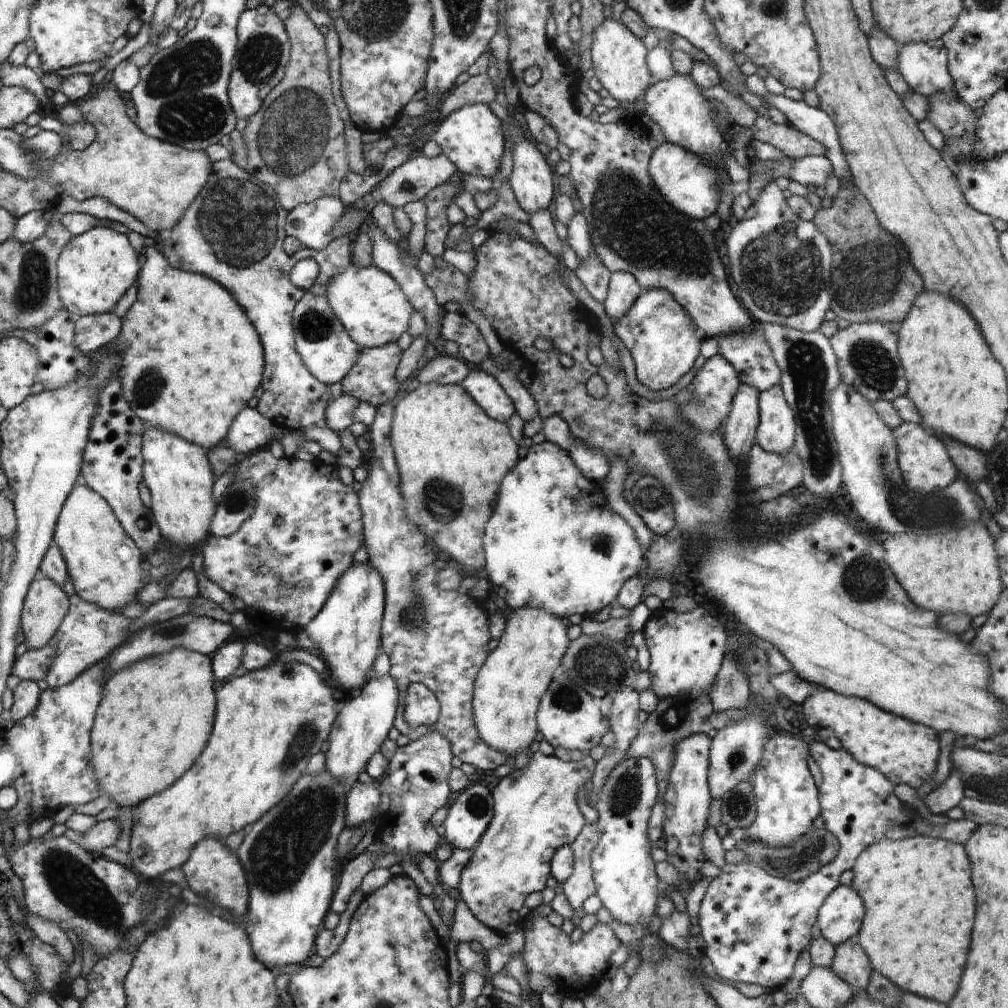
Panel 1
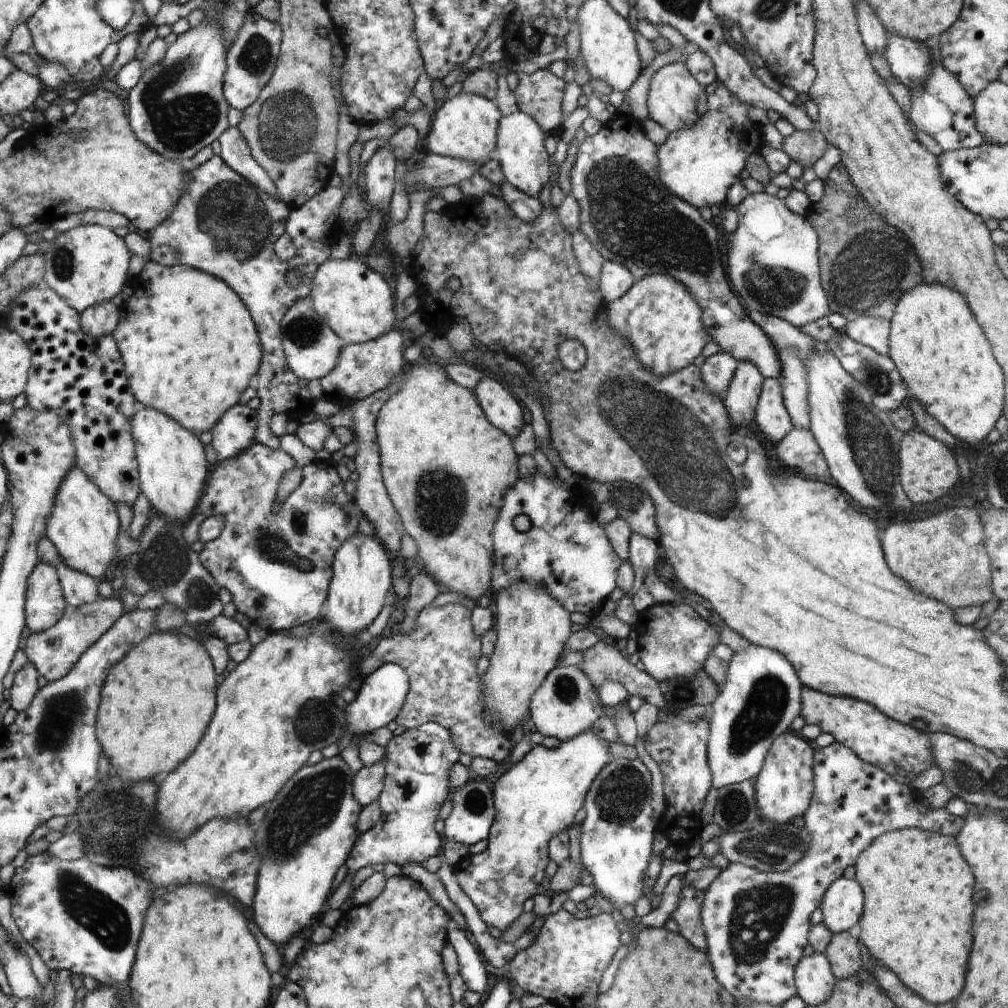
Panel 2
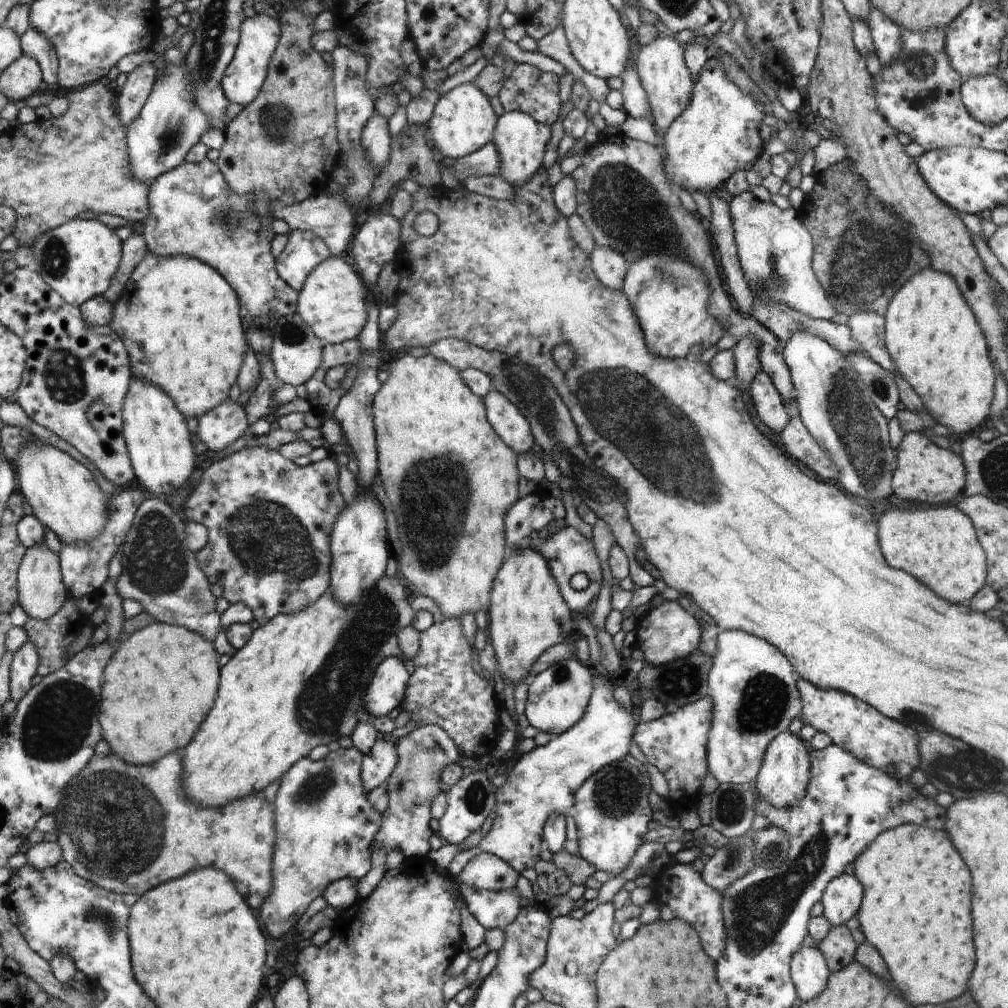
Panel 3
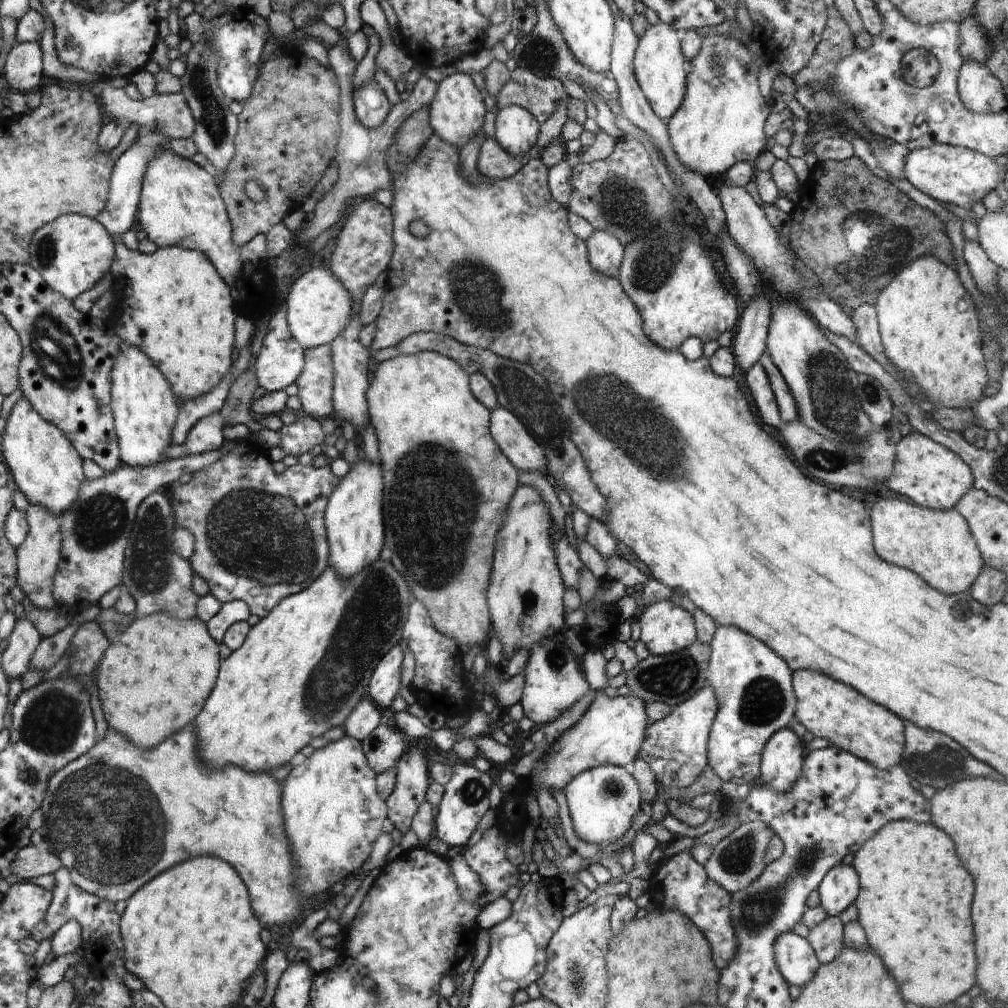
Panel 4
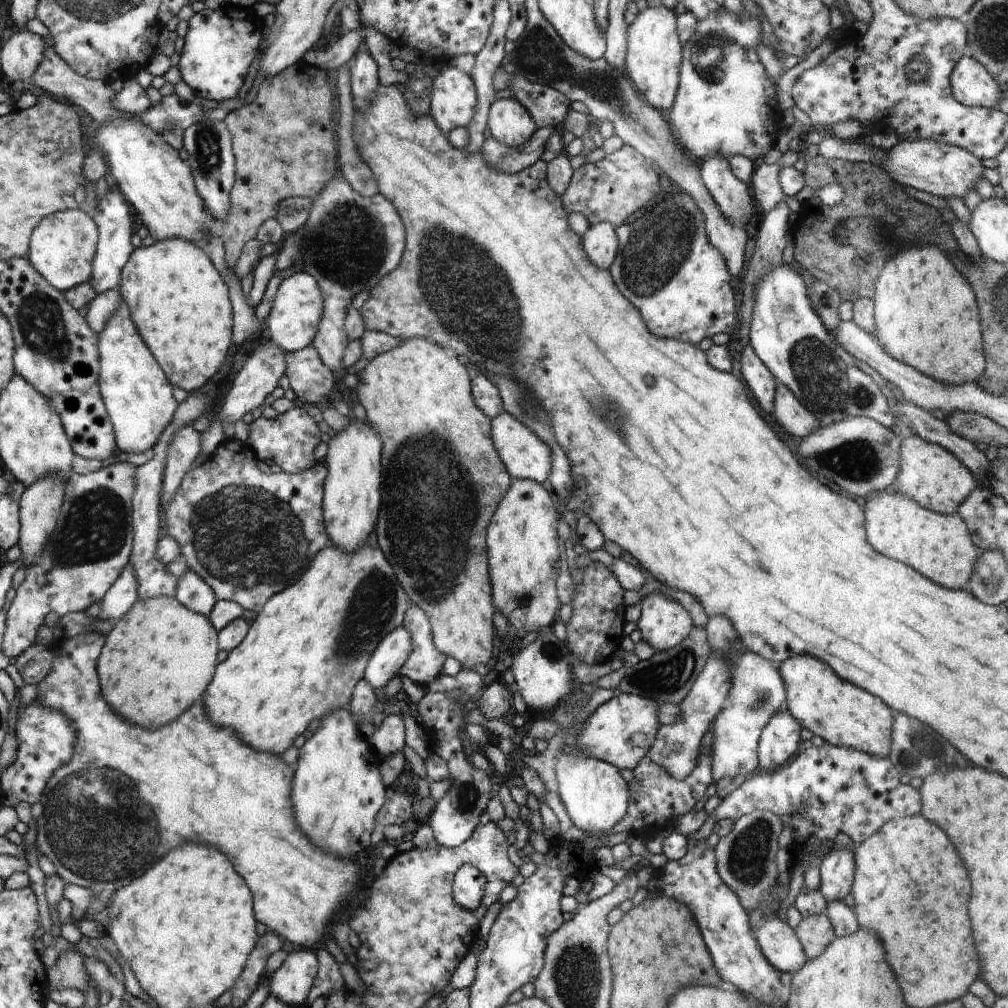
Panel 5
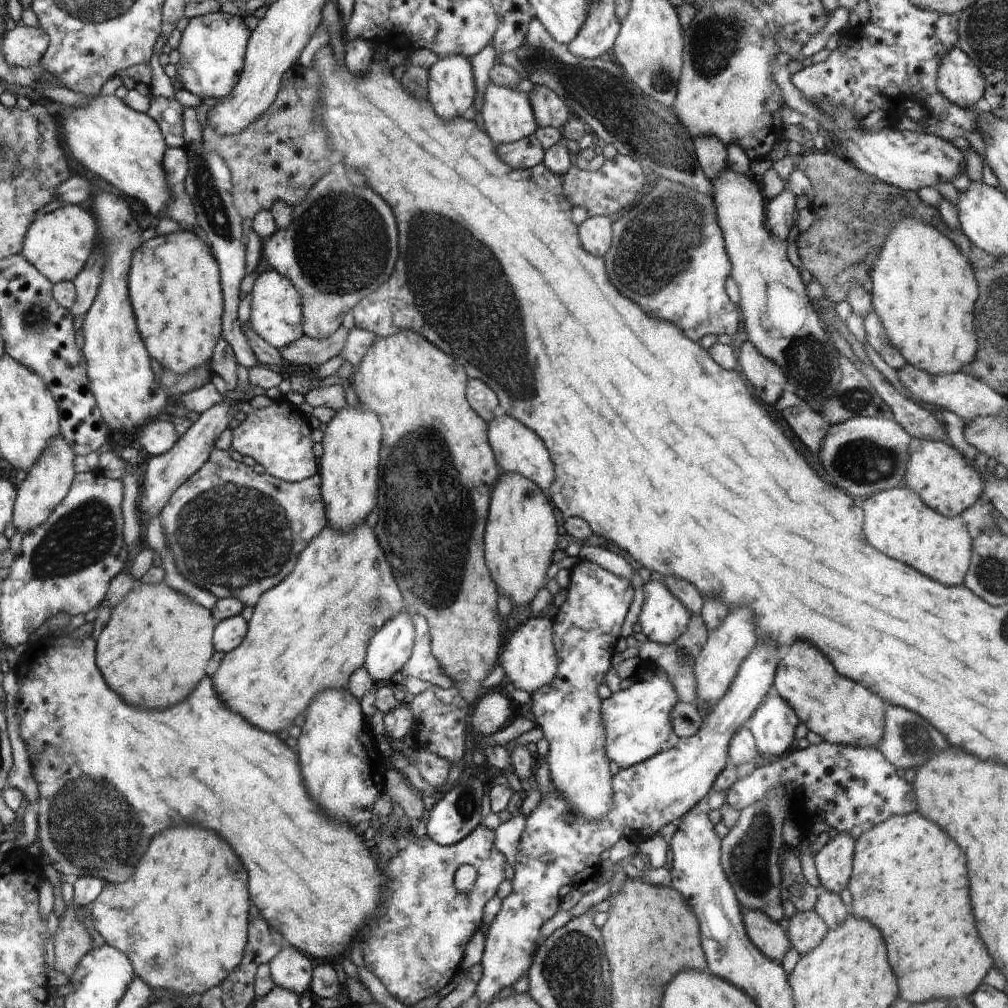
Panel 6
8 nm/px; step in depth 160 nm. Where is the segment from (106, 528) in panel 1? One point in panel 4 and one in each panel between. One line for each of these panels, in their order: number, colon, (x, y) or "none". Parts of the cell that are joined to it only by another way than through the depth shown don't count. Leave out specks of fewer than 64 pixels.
2: (83, 527)
3: (64, 495)
4: (46, 467)

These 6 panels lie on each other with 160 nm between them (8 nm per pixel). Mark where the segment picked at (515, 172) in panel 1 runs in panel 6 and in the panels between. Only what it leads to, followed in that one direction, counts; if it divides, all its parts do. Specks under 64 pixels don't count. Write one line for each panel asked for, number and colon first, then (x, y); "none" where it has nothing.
2: (522, 156)
3: (520, 139)
4: (517, 130)
5: (510, 123)
6: (508, 115)

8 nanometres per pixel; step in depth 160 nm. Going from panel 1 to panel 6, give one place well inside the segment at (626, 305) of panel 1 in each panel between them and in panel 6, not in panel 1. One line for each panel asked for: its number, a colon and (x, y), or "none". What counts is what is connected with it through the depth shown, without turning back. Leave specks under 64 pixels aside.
2: (615, 280)
3: (610, 266)
4: (605, 251)
5: (600, 239)
6: (596, 230)

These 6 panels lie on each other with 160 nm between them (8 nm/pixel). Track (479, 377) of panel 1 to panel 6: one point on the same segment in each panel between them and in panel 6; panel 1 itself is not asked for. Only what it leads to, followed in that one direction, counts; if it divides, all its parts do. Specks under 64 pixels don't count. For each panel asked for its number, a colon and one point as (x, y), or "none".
2: (502, 409)
3: (510, 423)
4: (525, 454)
5: (526, 456)
6: (518, 449)

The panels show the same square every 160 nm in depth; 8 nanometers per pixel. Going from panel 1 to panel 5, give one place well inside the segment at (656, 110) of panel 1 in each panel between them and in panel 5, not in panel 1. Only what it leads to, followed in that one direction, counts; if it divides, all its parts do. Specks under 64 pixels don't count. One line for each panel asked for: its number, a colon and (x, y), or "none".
2: (675, 100)
3: (661, 67)
4: (661, 70)
5: (654, 54)

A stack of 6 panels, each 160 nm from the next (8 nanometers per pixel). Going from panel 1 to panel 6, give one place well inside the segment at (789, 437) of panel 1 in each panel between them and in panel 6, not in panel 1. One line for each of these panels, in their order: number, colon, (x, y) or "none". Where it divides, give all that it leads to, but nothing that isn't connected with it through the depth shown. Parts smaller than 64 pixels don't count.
2: (772, 417)
3: (770, 406)
4: (757, 378)
5: (763, 384)
6: (770, 383)

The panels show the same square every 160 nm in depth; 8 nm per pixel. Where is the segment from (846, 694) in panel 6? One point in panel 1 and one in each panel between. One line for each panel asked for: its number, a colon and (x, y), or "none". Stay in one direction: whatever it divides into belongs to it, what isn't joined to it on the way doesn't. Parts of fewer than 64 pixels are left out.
1: (906, 752)
2: (903, 752)
3: (856, 727)
4: (830, 709)
5: (841, 713)

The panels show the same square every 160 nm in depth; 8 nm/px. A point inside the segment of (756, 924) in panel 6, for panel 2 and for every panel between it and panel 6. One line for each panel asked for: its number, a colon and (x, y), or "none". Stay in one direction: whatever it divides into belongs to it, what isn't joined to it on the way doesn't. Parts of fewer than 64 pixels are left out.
2: (815, 981)
3: (810, 973)
4: (796, 959)
5: (778, 941)

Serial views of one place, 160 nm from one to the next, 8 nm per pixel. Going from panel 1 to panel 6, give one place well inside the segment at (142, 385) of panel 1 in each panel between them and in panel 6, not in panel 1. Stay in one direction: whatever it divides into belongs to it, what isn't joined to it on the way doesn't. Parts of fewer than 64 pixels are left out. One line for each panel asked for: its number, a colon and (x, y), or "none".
2: (190, 346)
3: (181, 326)
4: (178, 310)
5: (178, 302)
6: (173, 282)

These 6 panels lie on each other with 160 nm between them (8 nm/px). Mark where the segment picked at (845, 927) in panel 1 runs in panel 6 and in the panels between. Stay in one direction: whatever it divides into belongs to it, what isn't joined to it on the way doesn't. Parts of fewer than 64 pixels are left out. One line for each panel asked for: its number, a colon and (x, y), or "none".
2: (842, 906)
3: (841, 899)
4: (839, 888)
5: (837, 869)
6: (834, 862)

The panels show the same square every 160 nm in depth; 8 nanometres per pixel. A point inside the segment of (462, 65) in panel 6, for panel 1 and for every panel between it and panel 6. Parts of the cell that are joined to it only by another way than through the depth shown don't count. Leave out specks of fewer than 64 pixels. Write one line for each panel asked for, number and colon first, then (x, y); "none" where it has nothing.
1: (471, 137)
2: (464, 127)
3: (463, 121)
4: (457, 114)
5: (453, 98)

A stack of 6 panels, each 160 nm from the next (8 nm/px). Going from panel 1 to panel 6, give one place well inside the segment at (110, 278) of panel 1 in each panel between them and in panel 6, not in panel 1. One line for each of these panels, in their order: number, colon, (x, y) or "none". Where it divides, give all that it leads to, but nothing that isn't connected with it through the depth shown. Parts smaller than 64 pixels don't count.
2: (87, 265)
3: (78, 259)
4: (73, 253)
5: (63, 246)
6: (59, 244)

